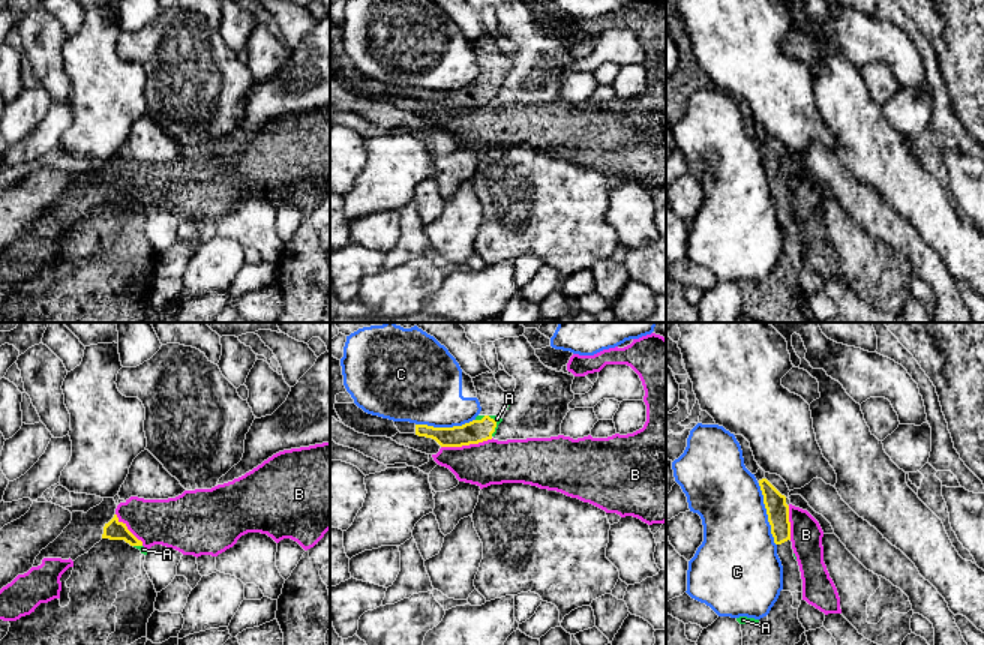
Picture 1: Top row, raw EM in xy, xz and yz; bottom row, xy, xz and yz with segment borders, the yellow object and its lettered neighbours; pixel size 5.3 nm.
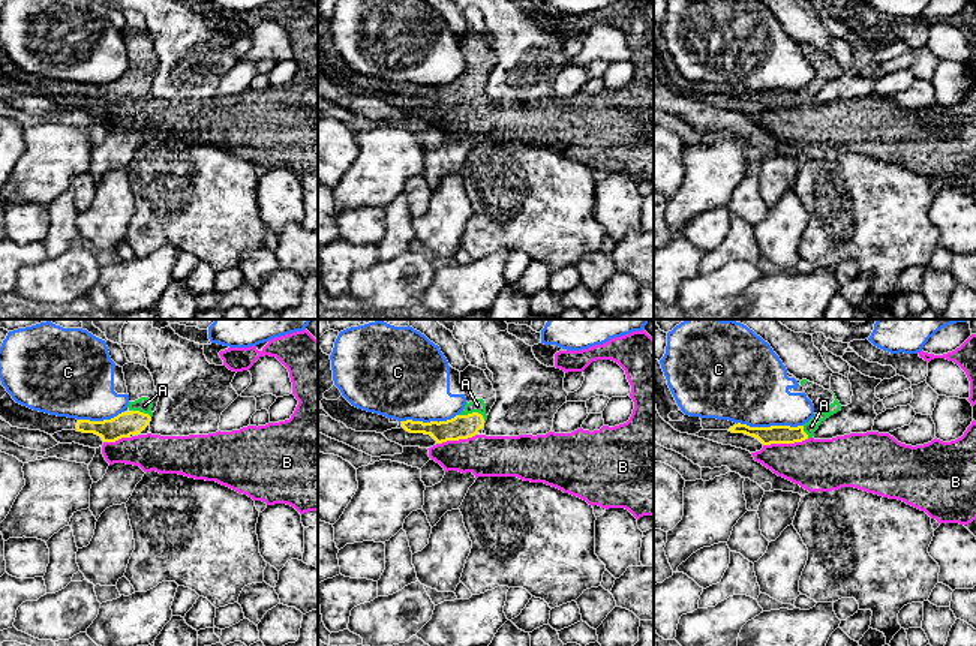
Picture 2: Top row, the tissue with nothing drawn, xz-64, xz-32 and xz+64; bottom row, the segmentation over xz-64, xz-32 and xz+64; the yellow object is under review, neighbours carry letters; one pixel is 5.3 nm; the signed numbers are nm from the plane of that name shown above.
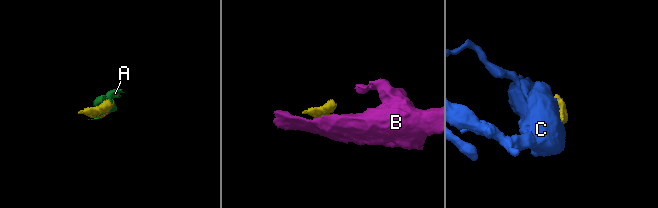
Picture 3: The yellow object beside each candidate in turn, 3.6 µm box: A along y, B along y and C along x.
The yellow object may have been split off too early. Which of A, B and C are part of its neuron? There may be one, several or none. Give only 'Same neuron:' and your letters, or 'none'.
Same neuron: A

